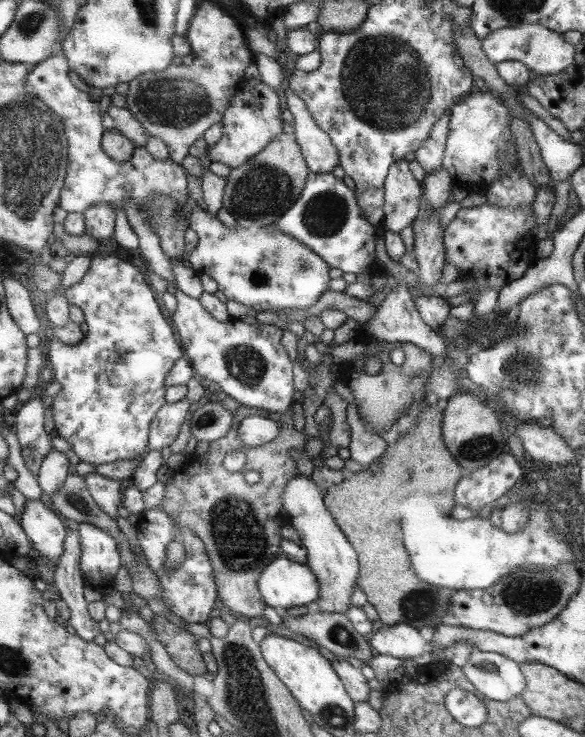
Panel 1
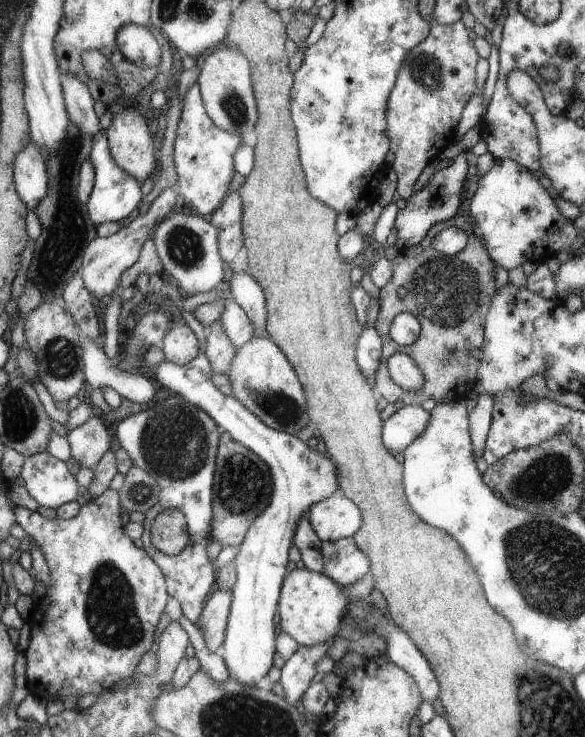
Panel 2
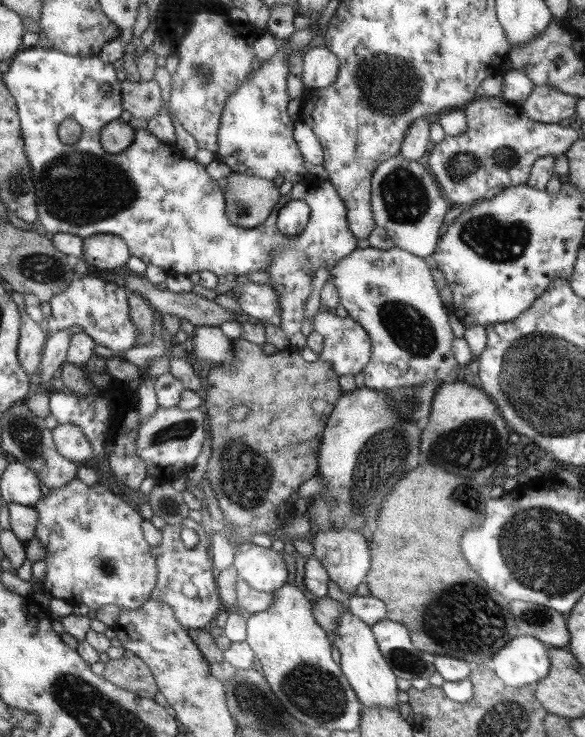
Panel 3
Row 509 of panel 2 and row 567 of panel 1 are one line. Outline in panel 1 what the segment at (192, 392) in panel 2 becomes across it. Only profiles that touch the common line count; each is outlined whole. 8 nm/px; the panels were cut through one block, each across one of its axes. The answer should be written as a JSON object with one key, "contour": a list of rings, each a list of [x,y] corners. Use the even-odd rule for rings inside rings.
{"contour":[[[280,556],[266,566],[260,579],[260,592],[268,607],[315,608],[321,599],[321,583],[307,564]]]}

